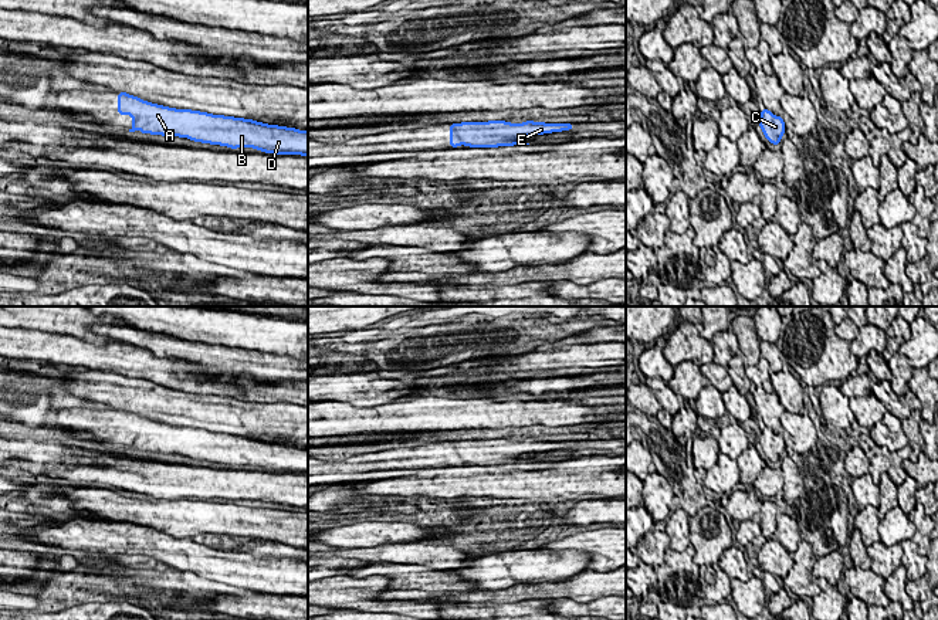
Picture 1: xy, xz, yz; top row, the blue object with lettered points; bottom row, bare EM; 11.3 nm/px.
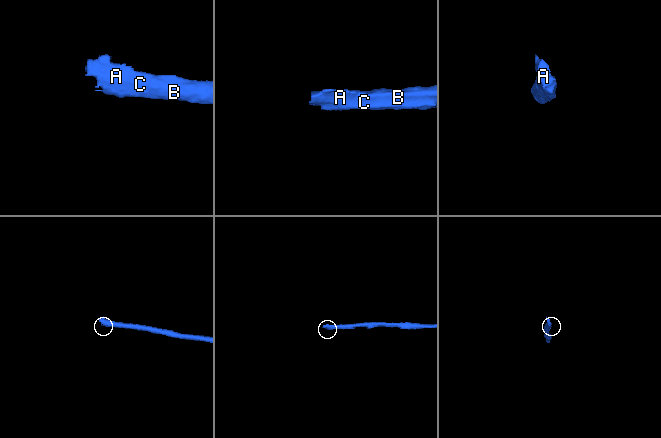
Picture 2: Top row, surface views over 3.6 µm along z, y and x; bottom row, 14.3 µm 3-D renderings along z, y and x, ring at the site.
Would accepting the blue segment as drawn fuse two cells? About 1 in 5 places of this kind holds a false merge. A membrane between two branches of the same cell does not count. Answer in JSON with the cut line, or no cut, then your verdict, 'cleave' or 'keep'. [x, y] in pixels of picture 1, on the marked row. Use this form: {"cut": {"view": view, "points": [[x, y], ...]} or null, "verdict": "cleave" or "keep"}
{"cut": null, "verdict": "keep"}

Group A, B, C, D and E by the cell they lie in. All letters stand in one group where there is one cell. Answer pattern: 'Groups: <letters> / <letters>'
Groups: A B C D E

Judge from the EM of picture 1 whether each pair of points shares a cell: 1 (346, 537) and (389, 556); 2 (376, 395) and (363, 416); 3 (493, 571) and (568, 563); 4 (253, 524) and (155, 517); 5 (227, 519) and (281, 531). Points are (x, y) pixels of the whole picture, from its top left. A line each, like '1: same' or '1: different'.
1: different
2: different
3: same
4: same
5: same

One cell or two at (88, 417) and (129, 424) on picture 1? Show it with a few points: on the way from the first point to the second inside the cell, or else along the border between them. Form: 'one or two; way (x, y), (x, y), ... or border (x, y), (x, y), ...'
one; way (98, 424), (119, 424)

